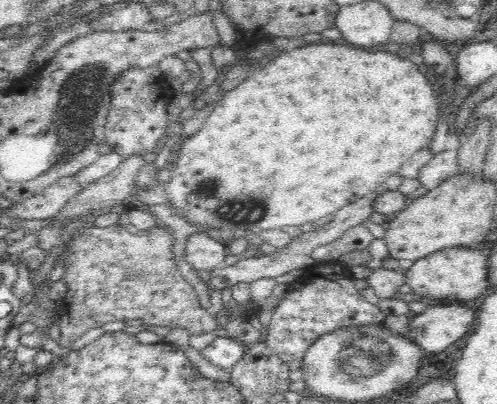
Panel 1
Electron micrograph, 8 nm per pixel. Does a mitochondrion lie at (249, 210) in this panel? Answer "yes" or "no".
yes

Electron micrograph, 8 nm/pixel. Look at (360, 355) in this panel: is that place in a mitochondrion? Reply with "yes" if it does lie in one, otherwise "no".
yes

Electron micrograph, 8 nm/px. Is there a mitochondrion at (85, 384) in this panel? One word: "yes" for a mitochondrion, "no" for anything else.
no

